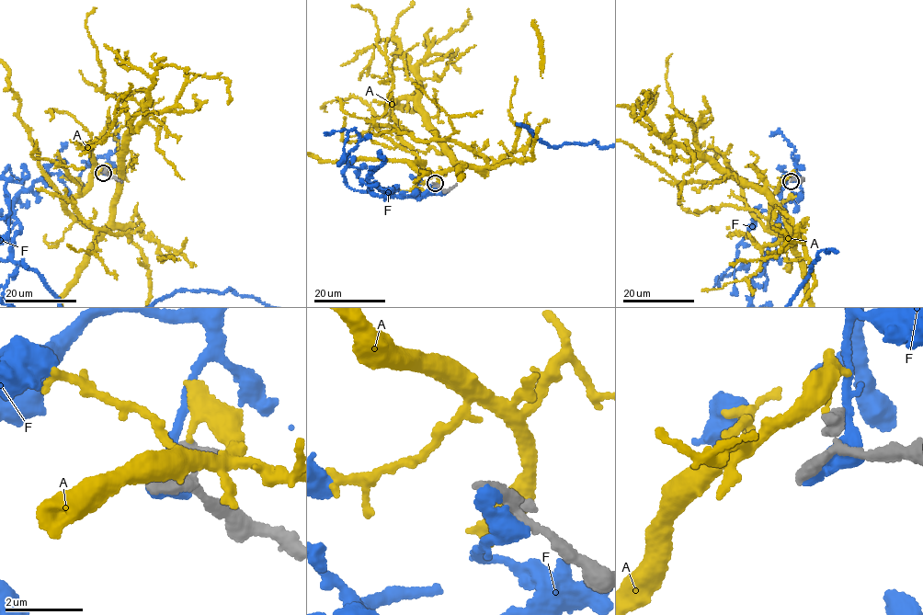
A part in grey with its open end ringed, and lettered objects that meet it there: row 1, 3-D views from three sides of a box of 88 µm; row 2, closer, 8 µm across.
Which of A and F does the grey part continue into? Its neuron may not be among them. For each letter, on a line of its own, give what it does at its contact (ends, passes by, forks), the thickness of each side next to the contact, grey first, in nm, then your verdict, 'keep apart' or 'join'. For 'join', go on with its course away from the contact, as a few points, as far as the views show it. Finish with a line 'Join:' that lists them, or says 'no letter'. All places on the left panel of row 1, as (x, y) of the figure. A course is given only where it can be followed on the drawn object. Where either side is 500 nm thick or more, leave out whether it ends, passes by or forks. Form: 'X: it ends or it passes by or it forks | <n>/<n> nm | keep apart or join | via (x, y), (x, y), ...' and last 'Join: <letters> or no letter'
A: it ends | 280/240 nm | keep apart
F: it ends | 280/480 nm | keep apart
Join: no letter

